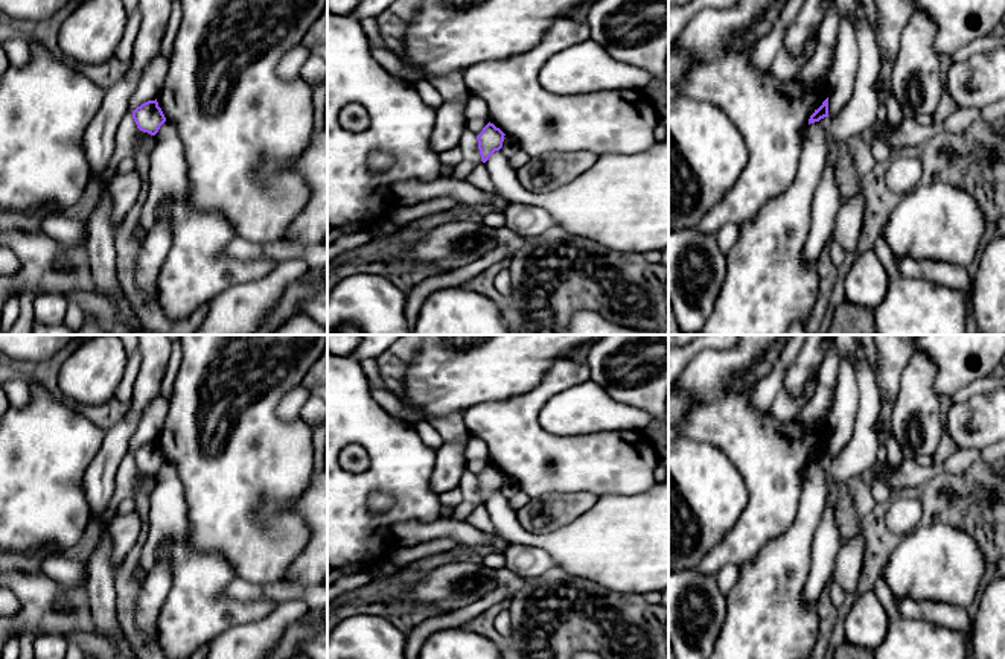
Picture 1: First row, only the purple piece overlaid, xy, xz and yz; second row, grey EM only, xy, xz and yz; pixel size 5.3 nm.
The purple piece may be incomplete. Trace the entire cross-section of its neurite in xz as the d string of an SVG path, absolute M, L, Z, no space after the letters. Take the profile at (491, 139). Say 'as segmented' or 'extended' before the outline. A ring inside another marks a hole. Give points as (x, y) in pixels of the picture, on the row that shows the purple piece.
as segmented | M490 122L477 135L483 163L486 163L495 151L502 148L504 135L506 134Z

